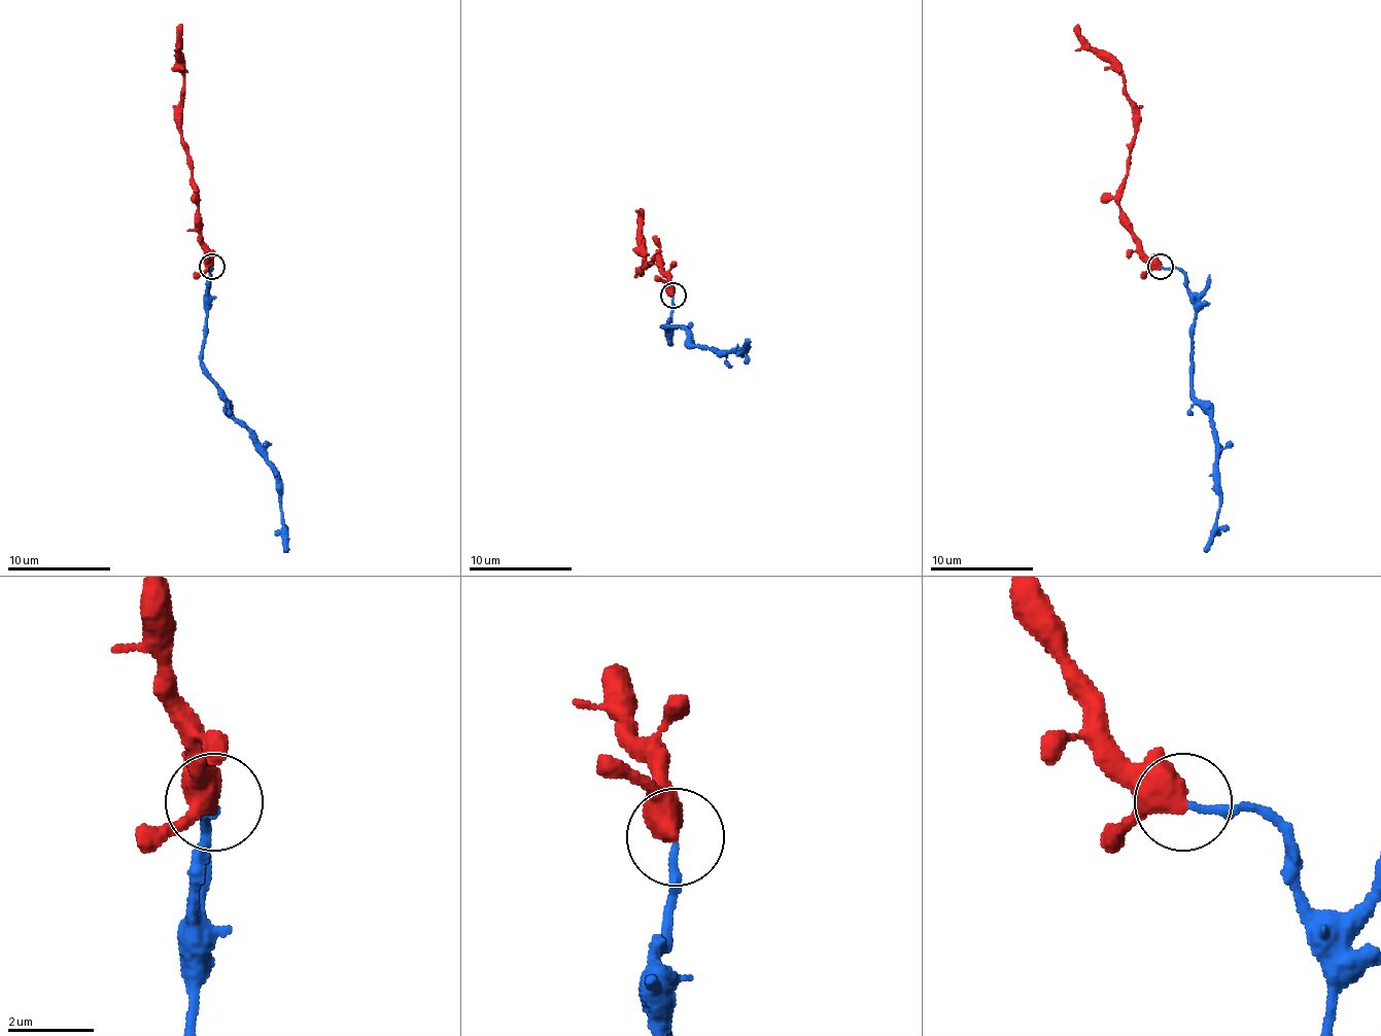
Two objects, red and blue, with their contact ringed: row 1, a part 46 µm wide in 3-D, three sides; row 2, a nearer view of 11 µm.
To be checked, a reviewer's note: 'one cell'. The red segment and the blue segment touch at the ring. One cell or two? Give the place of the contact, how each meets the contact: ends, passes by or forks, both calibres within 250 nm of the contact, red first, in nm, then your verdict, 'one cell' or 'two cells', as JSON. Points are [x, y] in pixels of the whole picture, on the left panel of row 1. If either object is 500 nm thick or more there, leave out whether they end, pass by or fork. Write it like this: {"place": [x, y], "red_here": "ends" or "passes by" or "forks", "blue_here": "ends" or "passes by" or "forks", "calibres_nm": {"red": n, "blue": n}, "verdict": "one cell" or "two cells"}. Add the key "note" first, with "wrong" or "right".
{"note": "right", "place": [211, 267], "red_here": "passes by", "blue_here": "ends", "calibres_nm": {"red": 460, "blue": 180}, "verdict": "one cell"}

